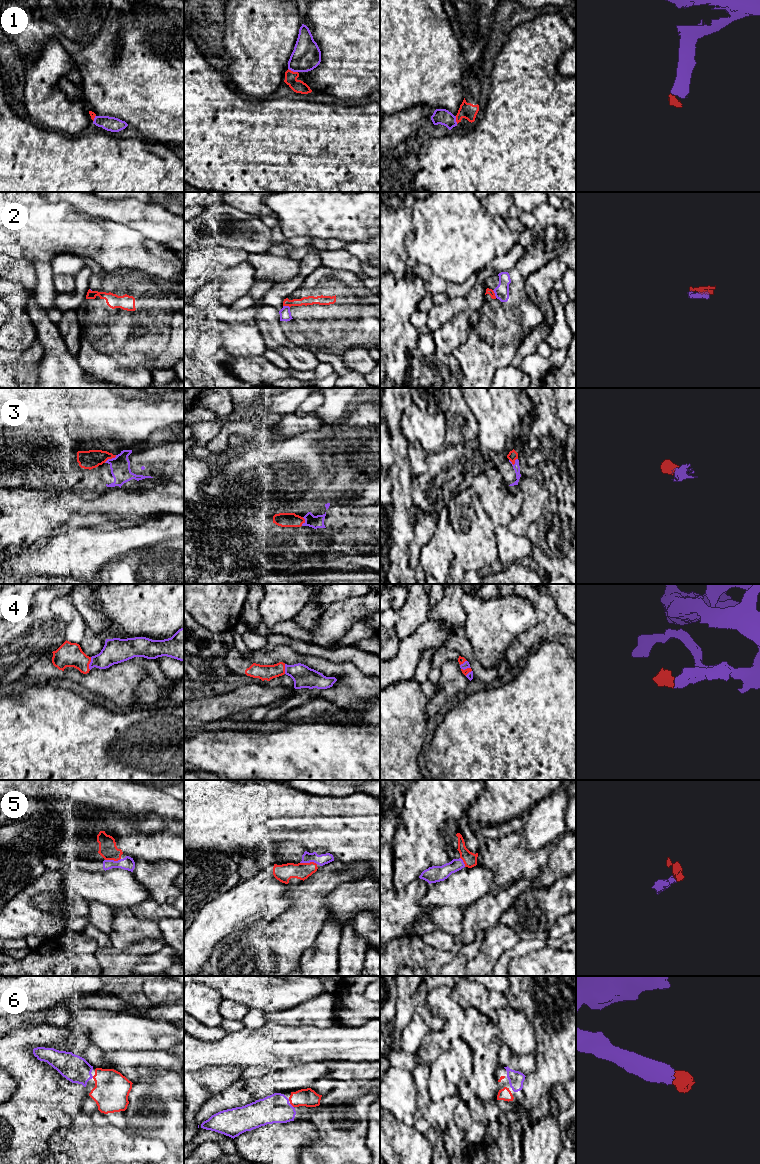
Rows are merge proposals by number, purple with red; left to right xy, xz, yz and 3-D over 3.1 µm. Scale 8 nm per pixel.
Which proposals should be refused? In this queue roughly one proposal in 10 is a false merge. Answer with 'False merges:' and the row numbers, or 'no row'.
False merges: no row

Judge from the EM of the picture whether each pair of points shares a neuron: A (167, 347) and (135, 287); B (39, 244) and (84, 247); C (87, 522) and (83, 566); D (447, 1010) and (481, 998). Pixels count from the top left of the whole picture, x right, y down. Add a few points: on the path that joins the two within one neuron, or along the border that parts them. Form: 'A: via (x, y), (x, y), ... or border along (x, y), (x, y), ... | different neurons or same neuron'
A: via (152, 332), (142, 319), (142, 310), (137, 302) | same neuron
B: via (50, 244), (73, 244) | same neuron
C: border along (90, 527), (75, 529) | different neurons
D: border along (471, 1006), (490, 1018) | different neurons

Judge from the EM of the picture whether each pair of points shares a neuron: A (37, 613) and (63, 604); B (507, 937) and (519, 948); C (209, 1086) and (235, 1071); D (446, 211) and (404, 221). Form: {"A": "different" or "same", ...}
{"A": "different", "B": "different", "C": "same", "D": "different"}

